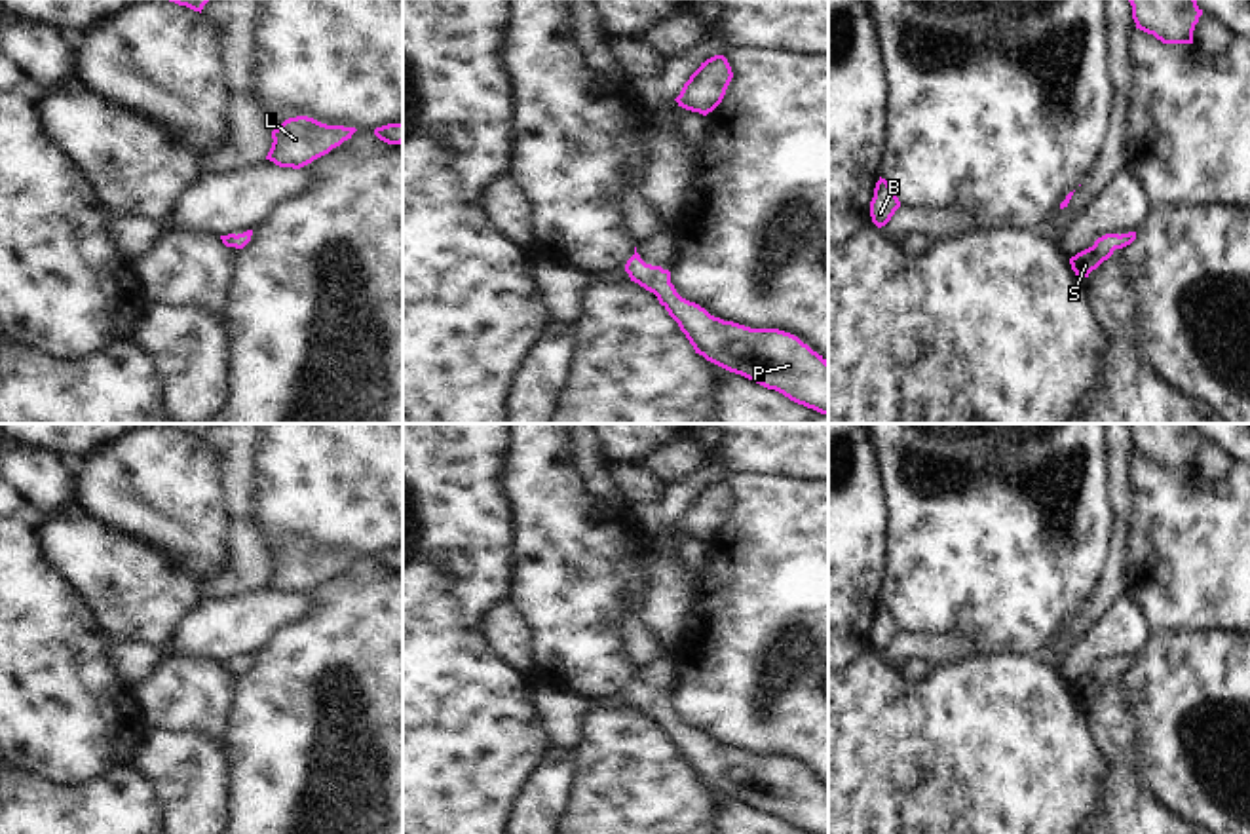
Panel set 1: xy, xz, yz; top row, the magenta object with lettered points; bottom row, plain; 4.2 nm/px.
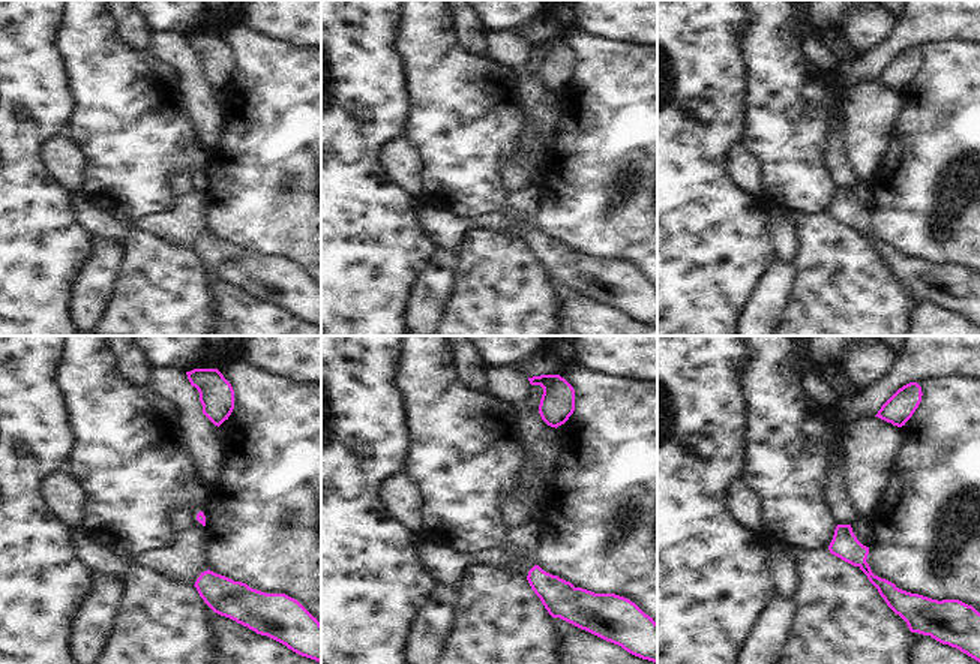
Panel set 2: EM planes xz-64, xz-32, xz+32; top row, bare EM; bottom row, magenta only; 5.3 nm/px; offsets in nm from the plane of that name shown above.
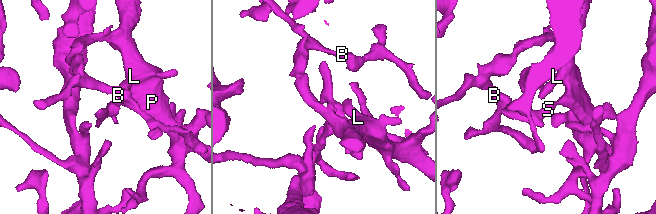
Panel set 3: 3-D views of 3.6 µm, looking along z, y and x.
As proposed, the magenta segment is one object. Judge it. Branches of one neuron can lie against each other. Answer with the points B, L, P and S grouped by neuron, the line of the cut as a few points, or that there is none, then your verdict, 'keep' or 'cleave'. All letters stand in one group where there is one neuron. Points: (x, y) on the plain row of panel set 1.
B L P S | no cut | keep

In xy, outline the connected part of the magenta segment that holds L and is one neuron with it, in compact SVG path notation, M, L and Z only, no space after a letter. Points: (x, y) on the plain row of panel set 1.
M308 541L289 543L272 557L274 568L266 585L279 593L300 595L351 564L355 557L355 553L327 551Z

